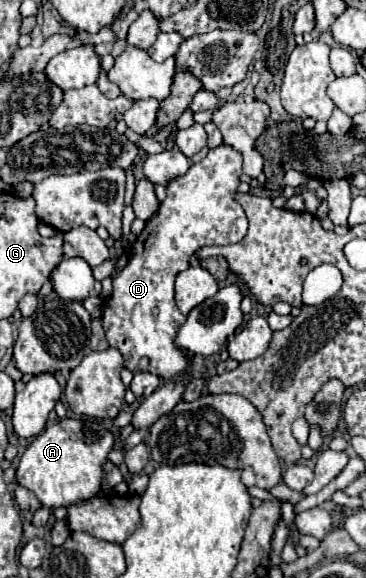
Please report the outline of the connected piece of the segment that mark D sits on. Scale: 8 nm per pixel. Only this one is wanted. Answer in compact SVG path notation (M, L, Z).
M222 144L210 150L204 160L192 164L184 176L174 178L168 184L166 200L160 204L156 214L146 222L142 234L136 238L130 262L114 278L112 298L106 302L102 312L102 326L106 340L110 348L116 348L122 354L124 366L130 372L134 374L150 372L164 380L170 380L174 376L186 374L186 370L190 368L192 354L176 346L176 332L186 322L186 316L176 308L174 302L174 278L180 270L188 268L188 260L198 248L206 244L234 244L244 238L248 230L248 220L242 206L234 200L236 188L240 184L240 174L242 174L242 154L236 148Z

